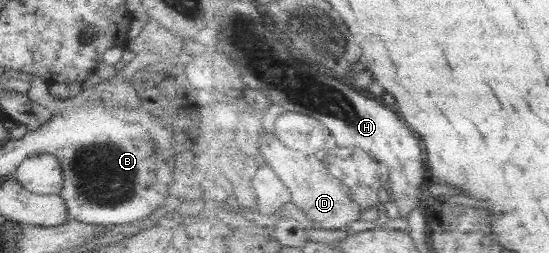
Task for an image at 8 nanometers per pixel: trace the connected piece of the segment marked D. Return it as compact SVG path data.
M263 131L263 139L273 139L273 141L263 141L261 151L285 186L293 191L292 203L300 209L299 216L305 216L311 220L315 227L341 231L347 225L361 220L363 208L353 201L349 187L345 187L345 183L341 183L329 172L323 159L319 160L315 154L305 152L297 152L293 157L293 151L282 141L277 141L275 135L267 135L267 131Z

